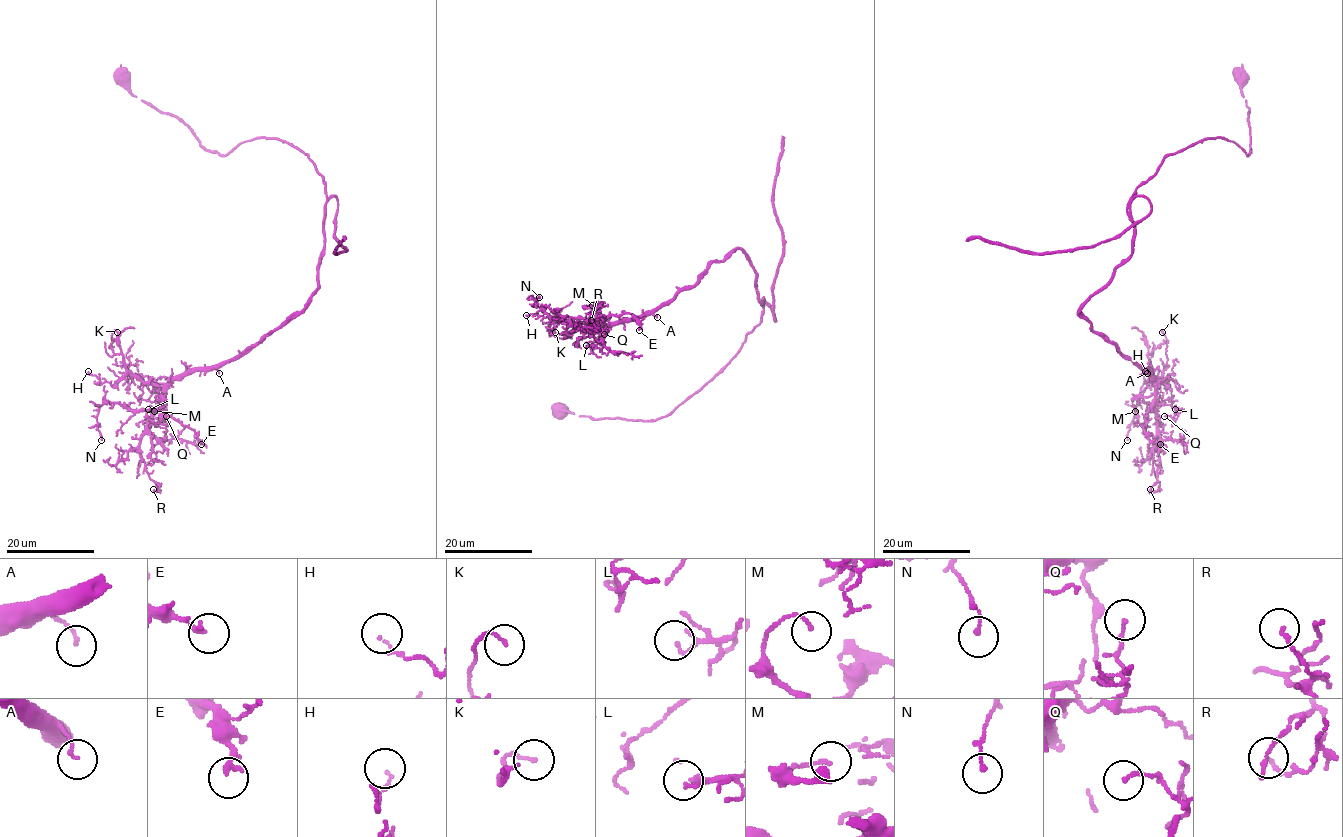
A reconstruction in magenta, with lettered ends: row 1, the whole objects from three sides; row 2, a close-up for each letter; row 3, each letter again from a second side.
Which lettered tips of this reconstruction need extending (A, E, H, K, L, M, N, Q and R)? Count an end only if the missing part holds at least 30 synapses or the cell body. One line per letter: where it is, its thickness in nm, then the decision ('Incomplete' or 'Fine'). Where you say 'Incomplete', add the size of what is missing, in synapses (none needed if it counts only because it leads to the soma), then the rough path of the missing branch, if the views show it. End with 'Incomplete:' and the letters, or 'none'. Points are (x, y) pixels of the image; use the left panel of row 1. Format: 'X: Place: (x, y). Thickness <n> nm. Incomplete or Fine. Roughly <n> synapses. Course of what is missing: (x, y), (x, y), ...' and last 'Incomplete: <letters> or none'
A: Place: (219, 373). Thickness 110 nm. Fine
E: Place: (201, 444). Thickness 200 nm. Fine
H: Place: (88, 371). Thickness 110 nm. Fine
K: Place: (117, 332). Thickness 110 nm. Fine
L: Place: (148, 409). Thickness 130 nm. Fine
M: Place: (154, 411). Thickness 90 nm. Fine
N: Place: (101, 440). Thickness 120 nm. Fine
Q: Place: (166, 416). Thickness 130 nm. Fine
R: Place: (153, 489). Thickness 130 nm. Fine
Incomplete: none

